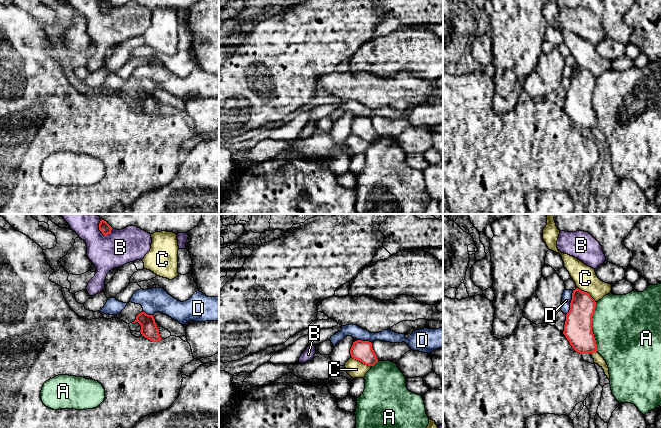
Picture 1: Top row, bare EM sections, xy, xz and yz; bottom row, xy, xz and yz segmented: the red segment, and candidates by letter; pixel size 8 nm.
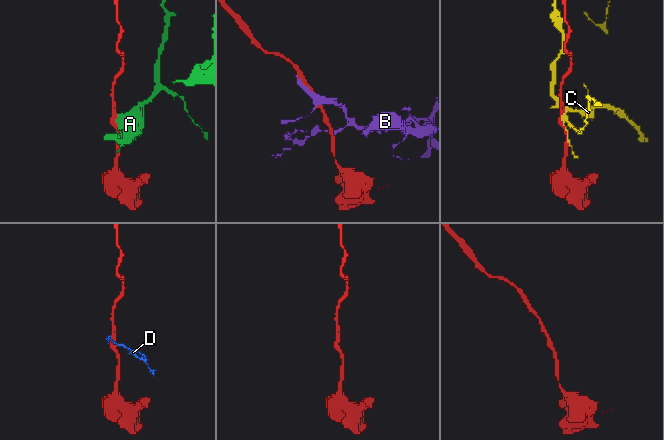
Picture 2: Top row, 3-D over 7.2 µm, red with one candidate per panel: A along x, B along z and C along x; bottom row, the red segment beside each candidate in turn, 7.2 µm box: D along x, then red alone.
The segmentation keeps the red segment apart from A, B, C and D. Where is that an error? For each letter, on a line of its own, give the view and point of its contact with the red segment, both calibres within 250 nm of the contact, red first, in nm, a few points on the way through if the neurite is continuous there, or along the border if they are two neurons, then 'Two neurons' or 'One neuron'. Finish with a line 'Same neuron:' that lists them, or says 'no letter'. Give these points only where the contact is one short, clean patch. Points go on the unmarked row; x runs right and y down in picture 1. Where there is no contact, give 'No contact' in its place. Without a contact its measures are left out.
A: Touches red at yz (591, 103). Thickness 220 nm (red) against 480 nm. Two neurons
B: Touches red at xy (102, 9). Thickness 80 nm (red) against 280 nm. Two neurons
C: Touches red at xz (361, 137). Thickness 160 nm (red) against 140 nm. Two neurons
D: Touches red at yz (570, 79). Thickness 220 nm (red) against 80 nm. Boundary: yz (573, 67), (570, 85), (566, 90). Two neurons
Same neuron: no letter

